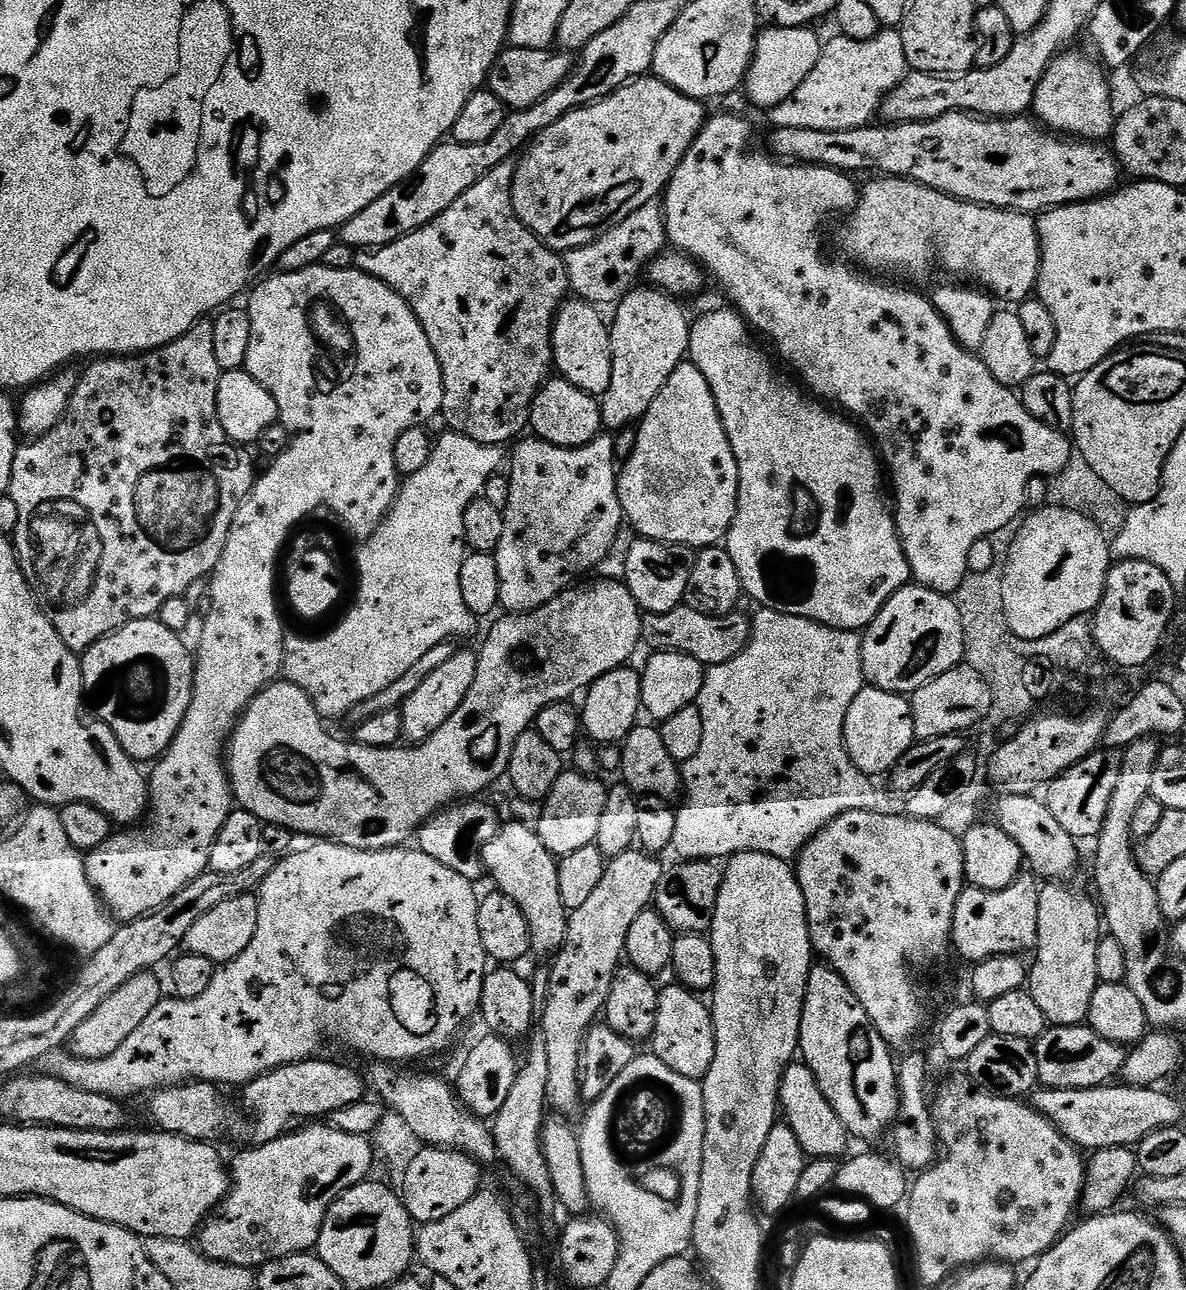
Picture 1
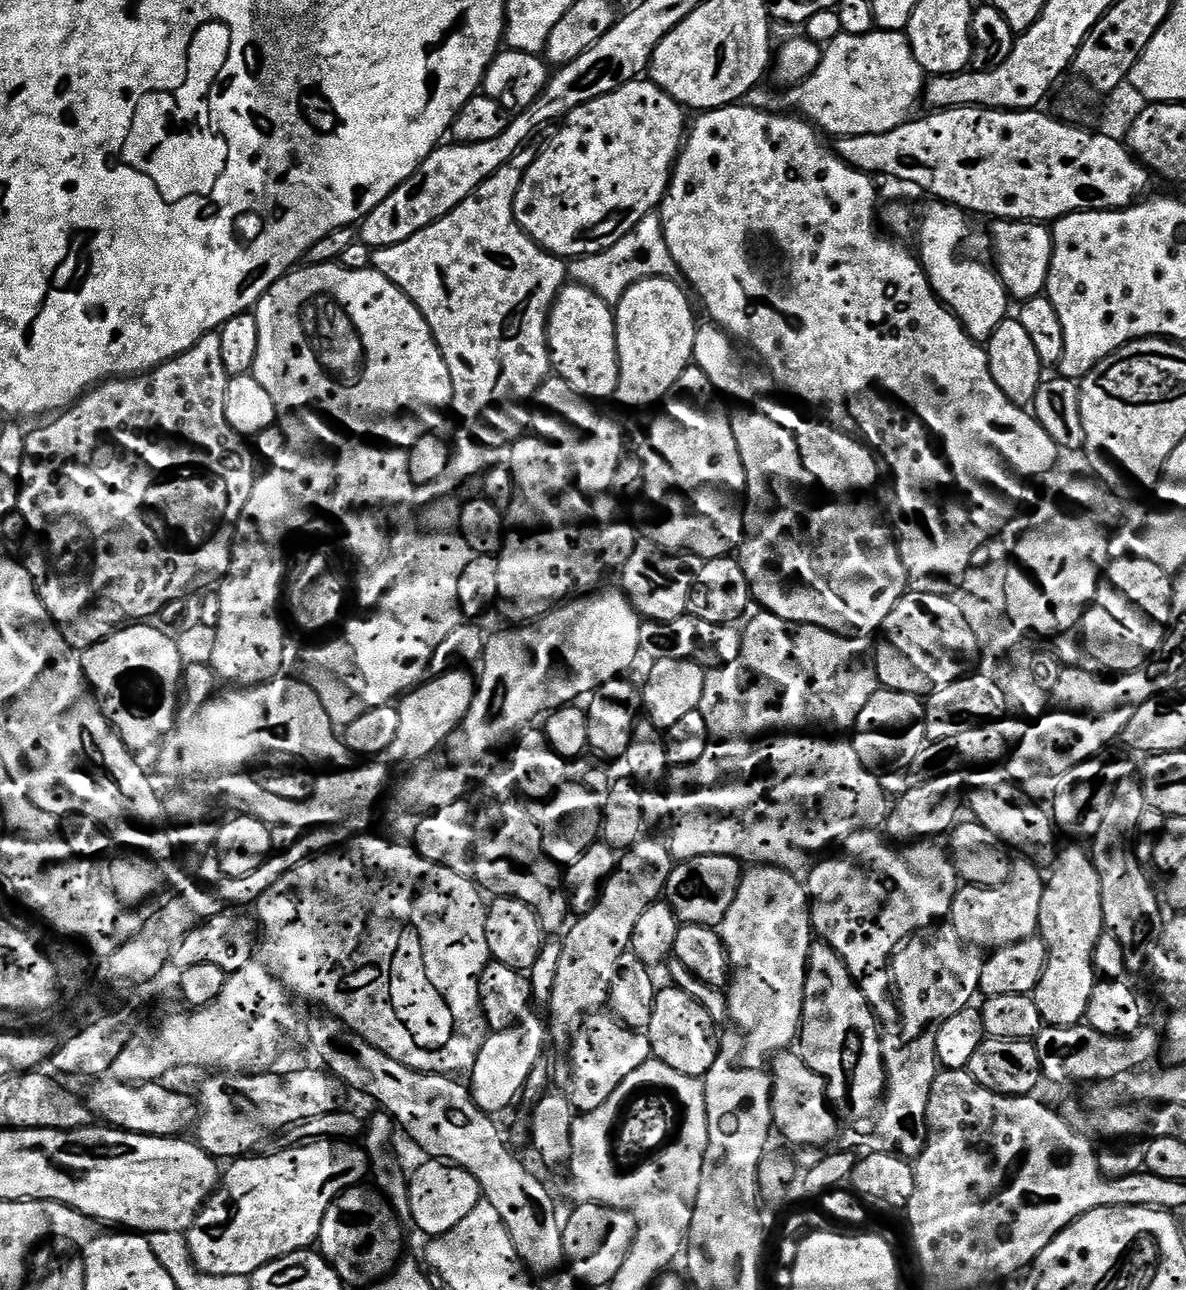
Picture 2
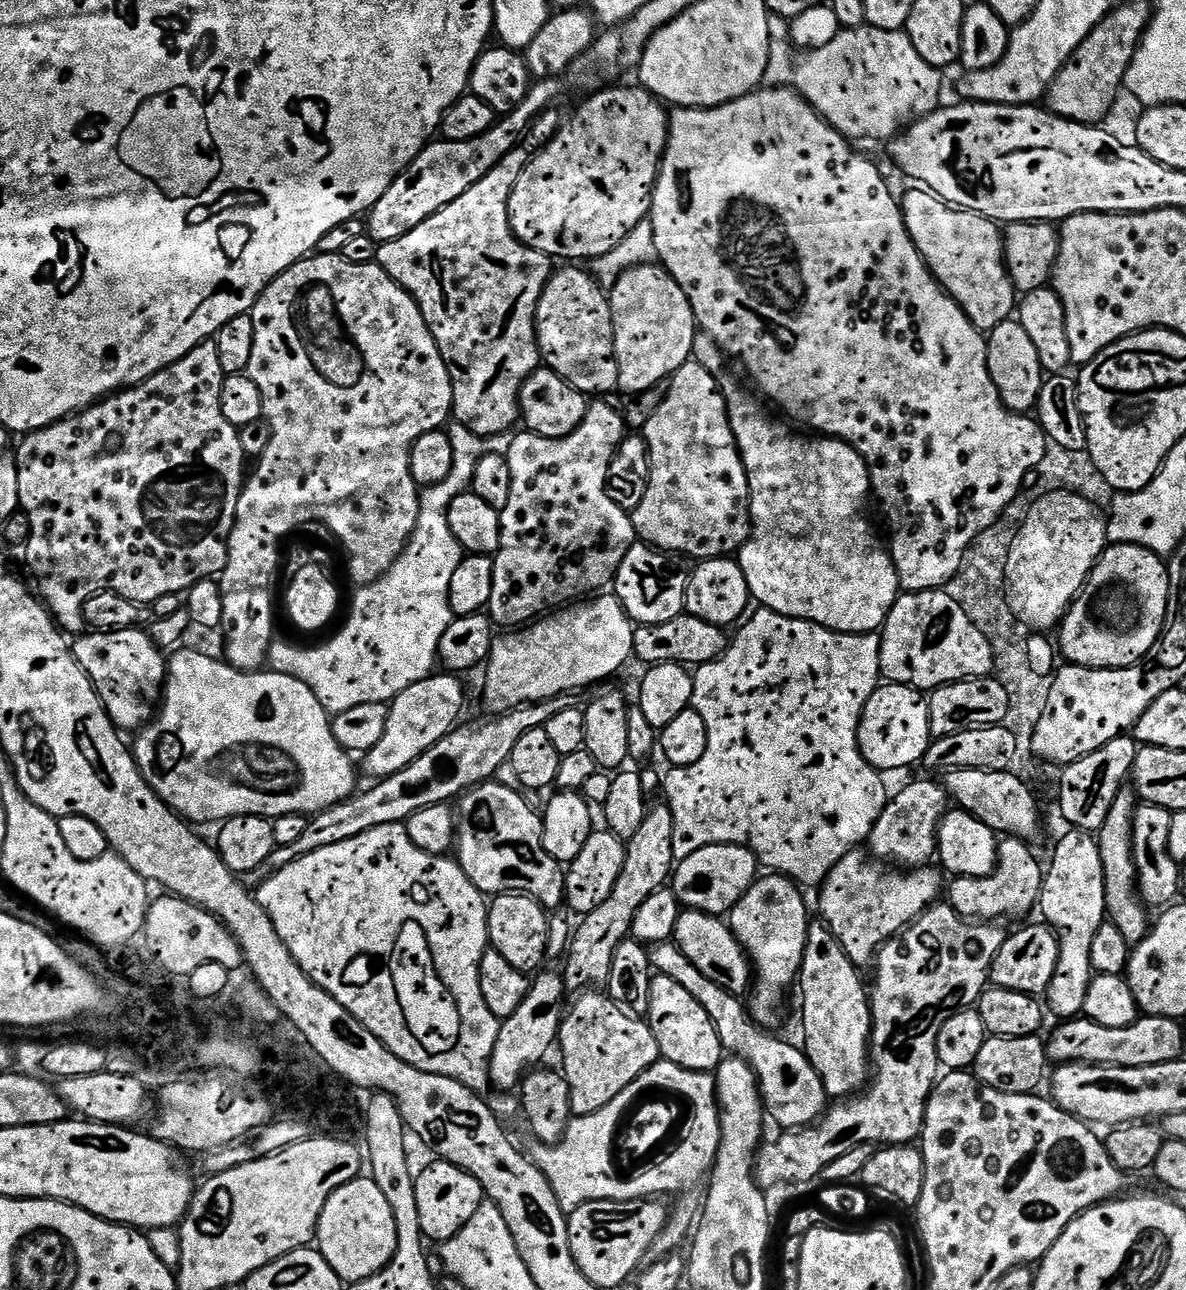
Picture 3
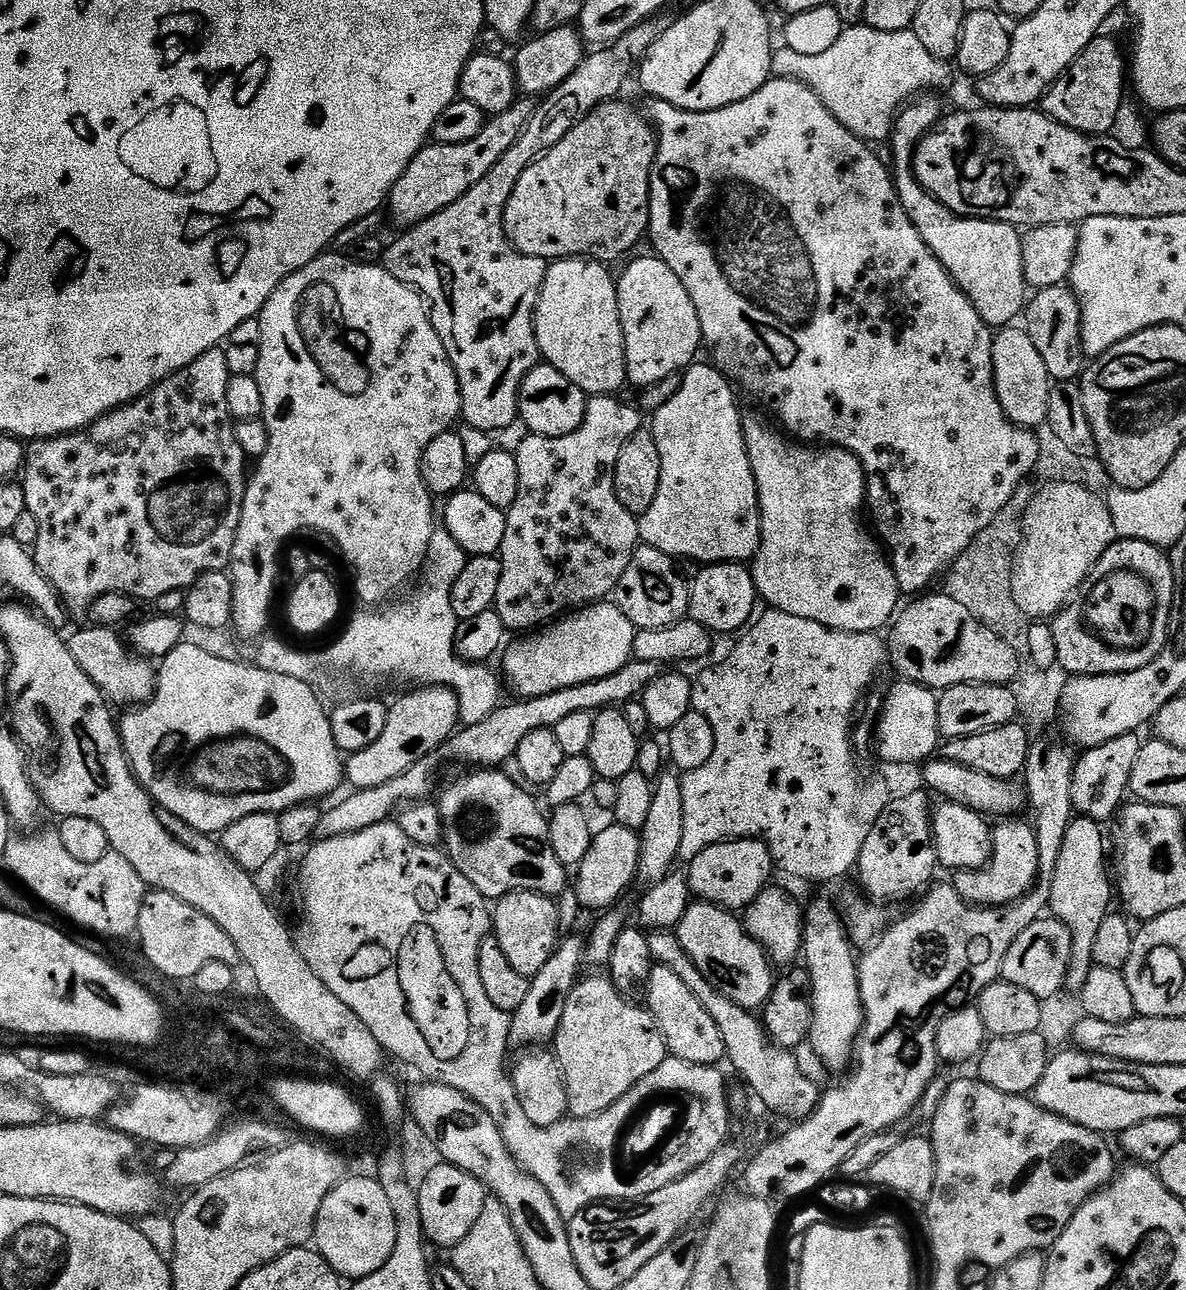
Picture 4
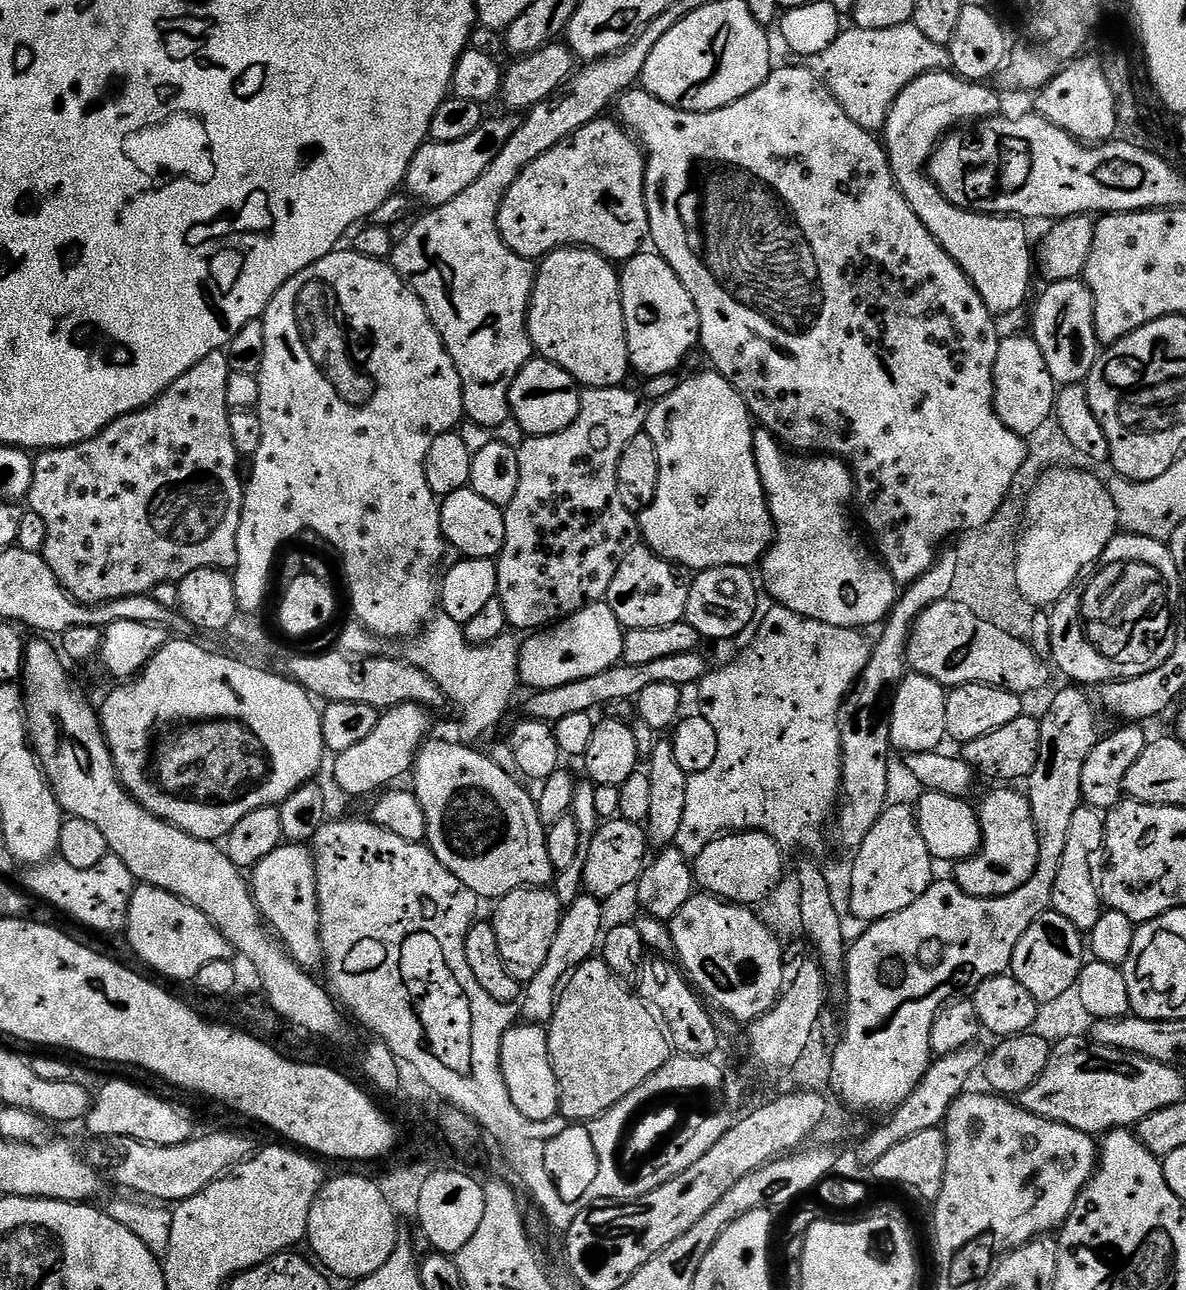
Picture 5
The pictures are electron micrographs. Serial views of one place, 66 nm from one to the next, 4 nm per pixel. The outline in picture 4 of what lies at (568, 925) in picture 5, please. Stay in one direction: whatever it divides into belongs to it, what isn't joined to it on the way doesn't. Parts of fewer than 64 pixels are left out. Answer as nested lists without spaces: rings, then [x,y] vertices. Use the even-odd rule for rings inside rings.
[[[565,935],[550,954],[550,962],[546,962],[546,966],[542,966],[542,970],[529,979],[526,999],[516,1012],[511,1013],[508,1039],[513,1045],[540,1046],[555,1037],[558,1022],[562,1022],[562,1010],[566,1010],[566,998],[572,993],[581,975],[580,962],[582,964],[586,958],[585,937],[578,935]]]

